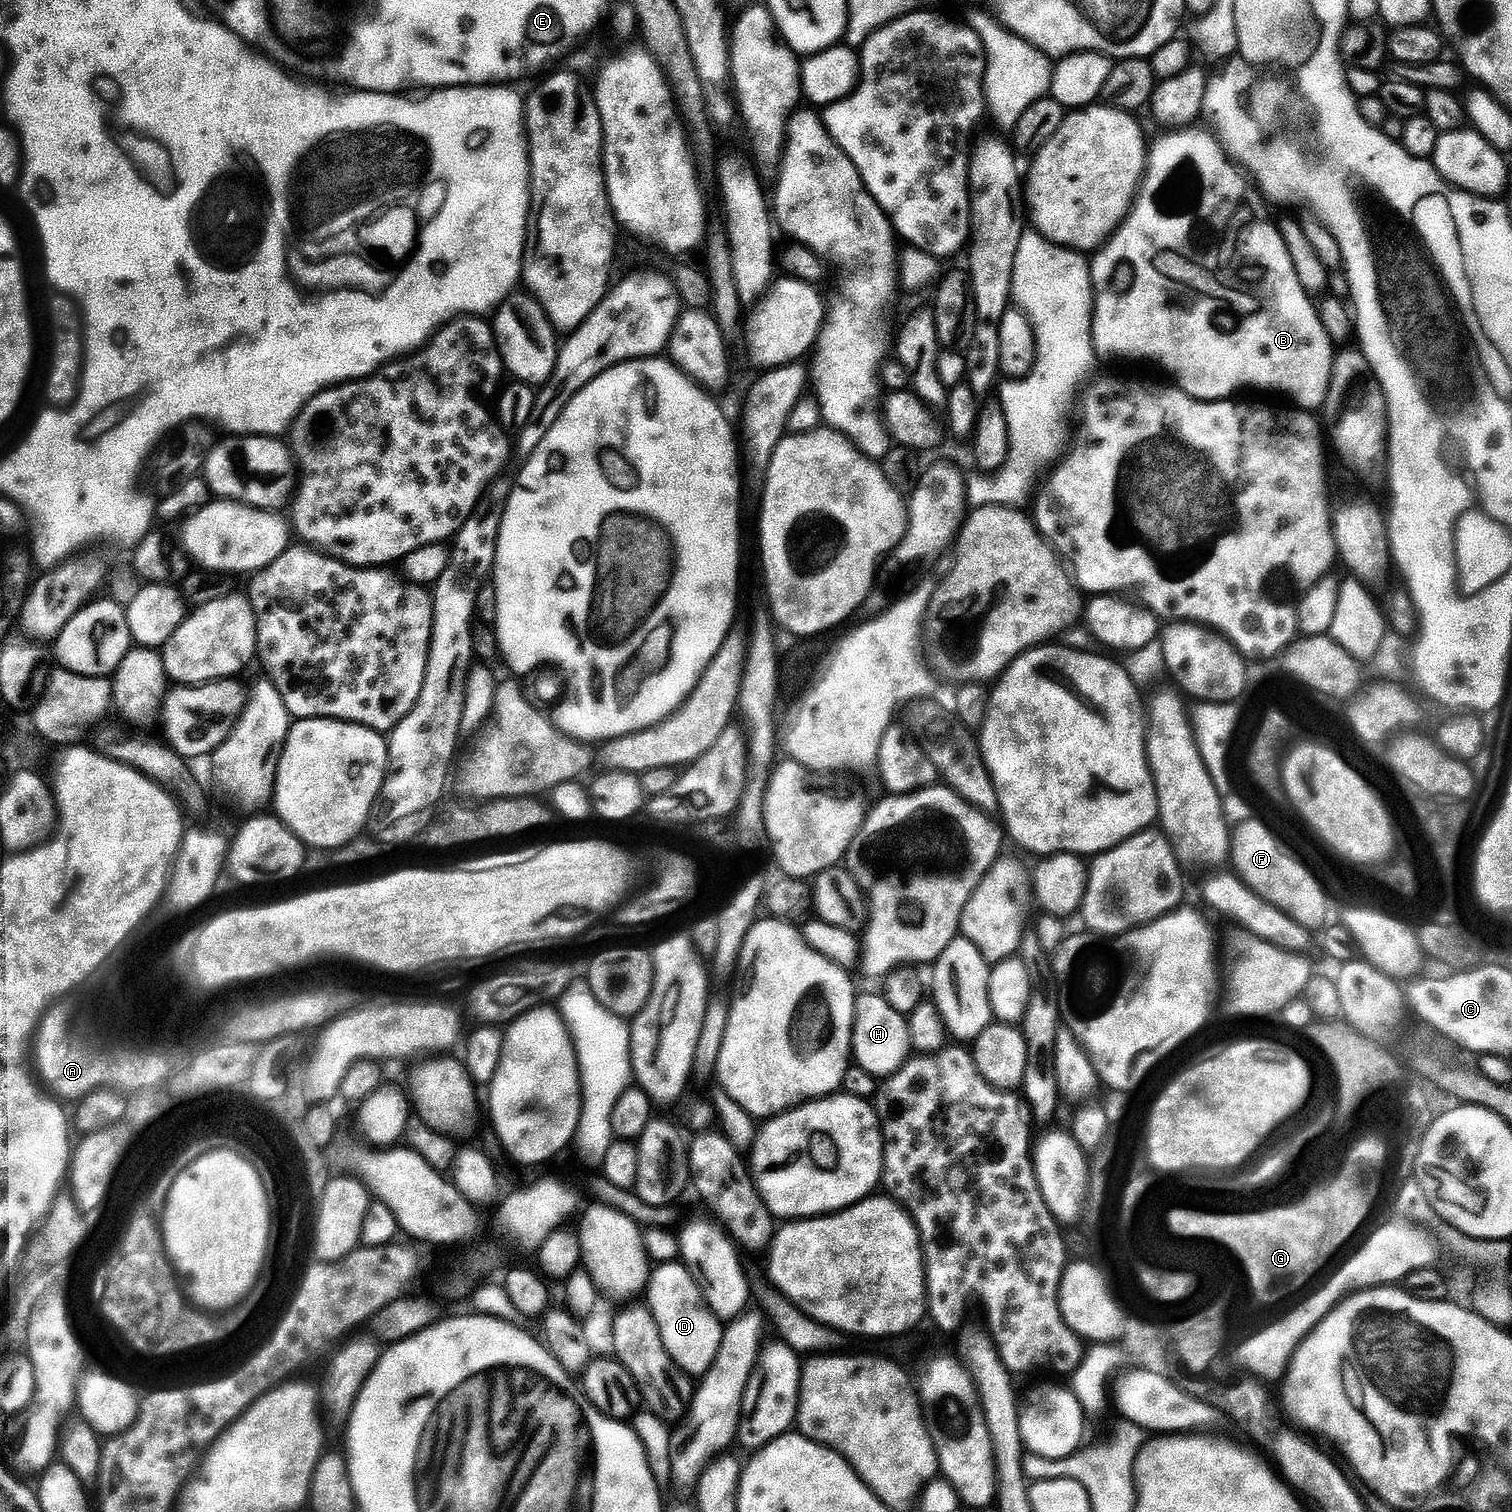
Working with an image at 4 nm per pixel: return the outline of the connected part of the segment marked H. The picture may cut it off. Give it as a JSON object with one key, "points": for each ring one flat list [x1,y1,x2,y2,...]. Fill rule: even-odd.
{"points":[[879,991,857,995,852,1031,852,1059,855,1067,877,1078,892,1076,913,1055,908,1016,894,1010]]}

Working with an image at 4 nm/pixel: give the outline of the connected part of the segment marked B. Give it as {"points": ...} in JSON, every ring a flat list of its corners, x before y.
{"points":[[1185,126,1185,127,1183,127,1183,128,1178,128,1178,129,1175,129,1175,130,1168,130,1168,131,1165,131,1165,133,1166,133,1166,134,1165,134,1165,136,1160,136,1160,137,1158,137,1158,138,1157,138,1157,140,1156,140,1156,141,1154,141,1154,142,1153,142,1153,141,1151,141,1151,144,1150,144,1150,147,1149,147,1149,149,1148,149,1148,162,1147,162,1147,164,1145,164,1145,166,1144,166,1144,179,1143,179,1143,180,1141,180,1141,181,1140,181,1140,190,1139,190,1139,192,1137,192,1137,193,1136,193,1136,201,1134,201,1134,202,1133,202,1133,203,1132,203,1132,209,1131,209,1131,210,1130,210,1130,211,1129,211,1129,212,1128,212,1128,217,1126,217,1126,219,1125,219,1125,220,1124,220,1124,221,1122,221,1122,222,1121,222,1121,223,1120,223,1120,228,1119,228,1119,230,1117,230,1117,232,1115,232,1115,234,1114,234,1114,235,1112,235,1112,237,1111,237,1111,238,1109,238,1109,239,1108,239,1108,241,1106,241,1106,243,1105,243,1105,244,1103,244,1103,245,1102,245,1102,247,1100,247,1100,249,1099,249,1099,250,1098,250,1098,251,1097,251,1097,252,1096,252,1096,253,1095,253,1095,255,1093,255,1093,256,1092,256,1092,257,1091,257,1091,260,1090,260,1090,281,1091,281,1091,286,1092,286,1092,291,1093,291,1093,293,1094,293,1094,307,1093,307,1093,310,1092,310,1092,346,1093,346,1093,348,1095,348,1095,350,1096,350,1096,354,1097,354,1097,357,1100,357,1100,358,1104,358,1104,356,1113,356,1113,358,1114,358,1114,359,1116,359,1116,360,1149,360,1149,362,1150,362,1150,363,1152,363,1152,364,1157,364,1157,366,1158,366,1158,367,1160,367,1160,368,1161,368,1161,370,1162,370,1162,371,1164,371,1164,372,1165,372,1165,374,1166,374,1166,375,1168,375,1168,376,1165,376,1165,377,1168,377,1168,378,1170,378,1170,380,1171,380,1171,383,1173,383,1173,384,1175,384,1175,385,1176,385,1176,387,1178,387,1178,388,1180,388,1180,389,1182,389,1182,391,1184,391,1184,392,1185,392,1185,393,1186,393,1186,394,1190,394,1190,395,1191,395,1191,396,1193,396,1193,397,1194,397,1194,398,1198,398,1198,399,1199,399,1199,400,1231,400,1231,399,1233,399,1233,397,1235,397,1235,396,1236,396,1236,395,1237,395,1237,394,1244,394,1244,393,1240,393,1240,392,1244,392,1244,391,1246,391,1246,390,1247,390,1247,388,1253,388,1253,390,1254,390,1254,391,1256,391,1256,392,1277,392,1277,394,1278,394,1278,395,1280,395,1280,396,1285,396,1285,398,1286,398,1286,399,1288,399,1288,400,1285,400,1285,401,1288,401,1288,402,1291,402,1291,403,1292,403,1292,404,1293,404,1293,405,1295,405,1295,407,1298,407,1298,408,1302,408,1302,409,1304,409,1304,411,1306,411,1306,412,1311,412,1311,413,1315,413,1315,412,1316,412,1316,411,1317,411,1317,409,1316,409,1316,408,1320,408,1320,407,1322,407,1322,406,1323,406,1323,404,1325,404,1325,405,1327,405,1327,404,1328,404,1328,403,1329,403,1329,398,1328,398,1328,391,1330,391,1330,390,1331,390,1331,389,1332,389,1332,367,1333,367,1333,366,1334,366,1334,362,1335,362,1335,361,1336,361,1336,354,1337,354,1337,349,1336,349,1336,348,1335,348,1335,347,1334,347,1334,341,1333,341,1333,340,1332,340,1332,339,1331,339,1331,338,1330,338,1330,334,1326,334,1326,326,1322,326,1322,318,1321,318,1321,317,1320,317,1320,309,1319,309,1319,307,1317,307,1317,305,1316,305,1316,304,1315,304,1315,303,1314,303,1314,300,1313,300,1313,297,1312,297,1312,296,1311,296,1311,295,1310,295,1310,294,1309,294,1309,293,1308,293,1308,291,1306,291,1306,289,1305,289,1305,288,1304,288,1304,287,1303,287,1303,286,1302,286,1302,282,1298,282,1298,274,1297,274,1297,273,1295,273,1295,271,1294,271,1294,262,1293,262,1293,261,1292,261,1292,259,1291,259,1291,258,1290,258,1290,250,1289,250,1289,249,1288,249,1288,247,1287,247,1287,246,1286,246,1286,242,1285,242,1285,241,1284,241,1284,239,1283,239,1283,238,1282,238,1282,234,1281,234,1281,233,1280,233,1280,229,1279,229,1279,227,1277,227,1277,225,1276,225,1276,224,1275,224,1275,223,1273,223,1273,224,1271,224,1271,222,1270,222,1270,221,1268,221,1268,216,1267,216,1267,214,1266,214,1266,213,1264,213,1264,208,1265,208,1265,205,1264,205,1264,204,1263,204,1263,203,1261,203,1261,200,1262,200,1262,196,1261,196,1261,193,1260,193,1260,192,1259,192,1259,191,1257,191,1257,189,1256,189,1256,188,1255,188,1255,187,1253,187,1253,185,1252,185,1252,184,1251,184,1251,183,1250,183,1250,180,1249,180,1249,177,1248,177,1248,176,1247,176,1247,175,1245,175,1245,173,1244,173,1244,172,1243,172,1243,171,1241,171,1241,169,1240,169,1240,168,1239,168,1239,167,1237,167,1237,165,1236,165,1236,164,1235,164,1235,163,1232,163,1232,162,1231,162,1231,161,1230,161,1230,158,1229,158,1229,156,1228,156,1228,154,1227,154,1227,153,1226,153,1226,152,1224,152,1224,150,1223,150,1223,149,1222,149,1222,147,1220,147,1220,144,1219,144,1219,141,1218,141,1218,140,1216,140,1216,138,1215,138,1215,137,1214,137,1214,136,1213,136,1213,133,1212,133,1212,132,1211,132,1211,131,1209,131,1209,129,1208,129,1208,132,1207,132,1207,130,1206,130,1206,129,1204,129,1204,128,1196,128,1196,127,1198,127,1198,126]]}

